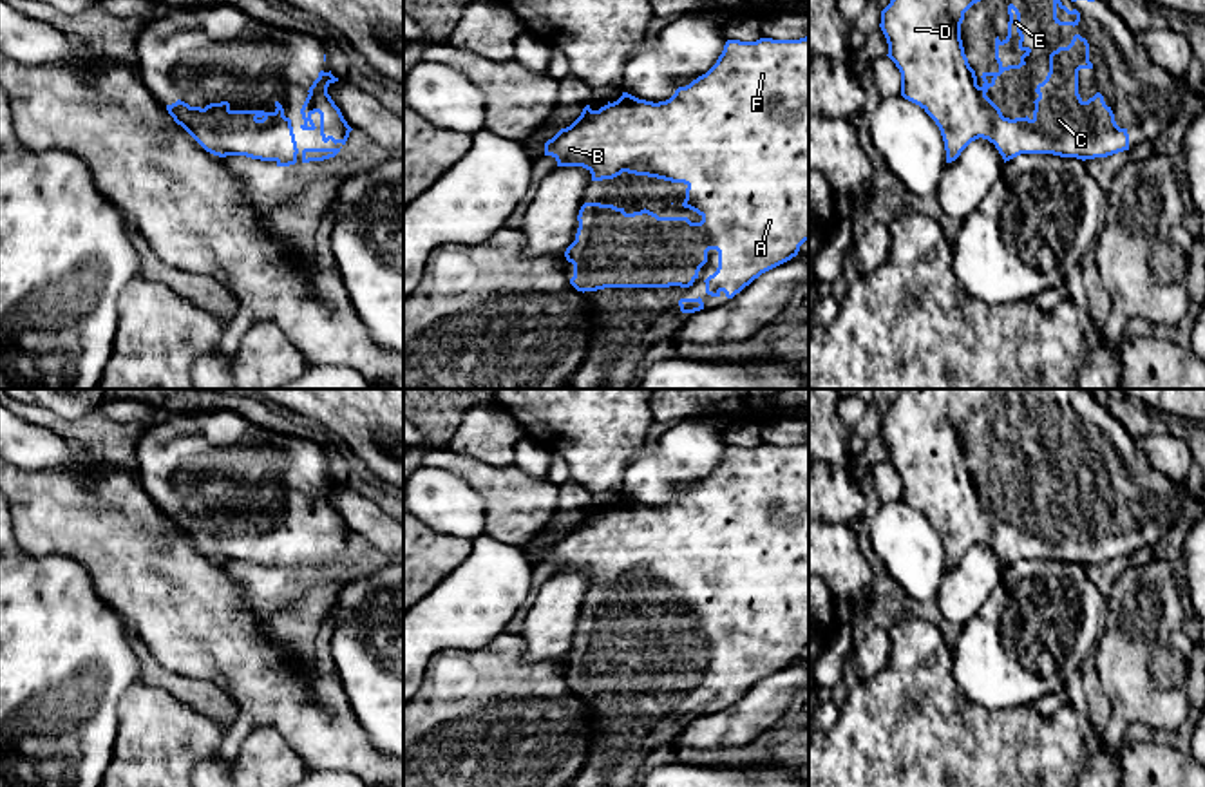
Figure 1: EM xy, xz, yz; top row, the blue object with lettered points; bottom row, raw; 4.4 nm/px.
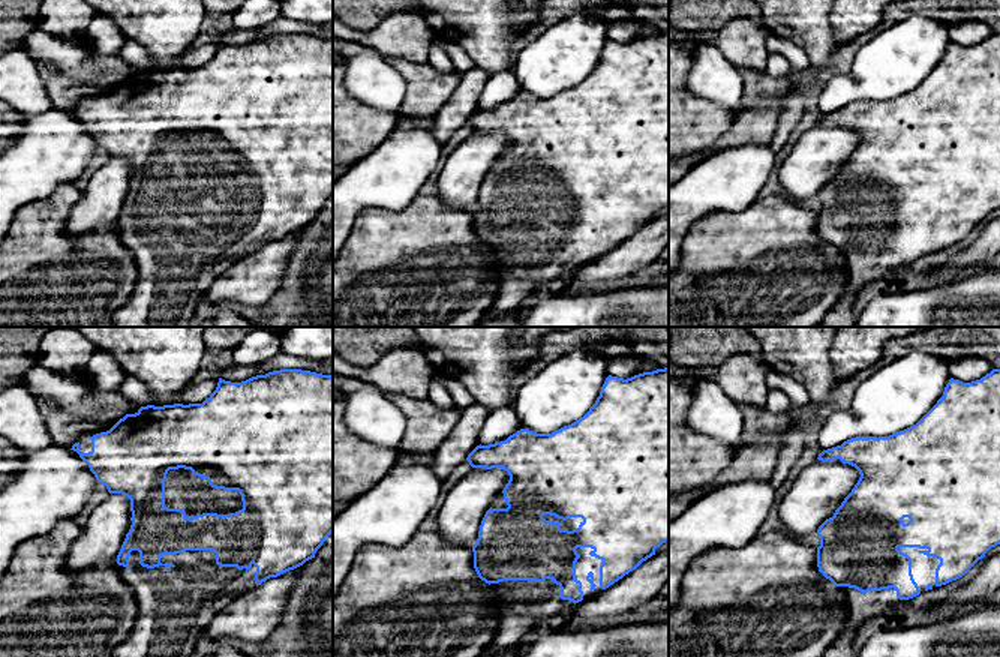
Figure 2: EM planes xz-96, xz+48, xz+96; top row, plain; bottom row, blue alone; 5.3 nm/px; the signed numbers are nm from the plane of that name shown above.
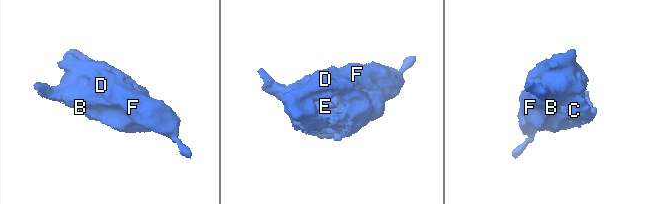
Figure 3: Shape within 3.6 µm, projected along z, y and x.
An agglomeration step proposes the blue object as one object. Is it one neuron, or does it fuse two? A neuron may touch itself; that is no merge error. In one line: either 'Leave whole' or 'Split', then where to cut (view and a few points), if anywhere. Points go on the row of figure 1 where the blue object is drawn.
Leave whole. No split

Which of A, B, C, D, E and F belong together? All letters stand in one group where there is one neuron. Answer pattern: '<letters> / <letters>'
A B C D E F

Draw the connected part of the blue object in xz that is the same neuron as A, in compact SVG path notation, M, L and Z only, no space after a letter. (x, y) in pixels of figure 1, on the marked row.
M809 36L800 40L727 40L716 63L689 85L678 87L675 94L666 101L653 103L622 92L617 101L608 101L599 110L592 110L590 105L586 105L581 116L570 127L561 128L552 139L545 143L545 156L552 156L557 161L557 166L586 168L592 174L592 181L613 179L622 172L628 172L671 183L684 183L688 188L682 206L697 212L702 217L700 223L691 223L688 217L659 217L646 208L640 212L626 213L624 208L617 208L613 204L584 203L577 215L579 228L575 241L565 251L566 261L574 264L574 277L570 279L570 284L577 291L584 293L604 288L689 288L698 279L700 268L707 262L707 251L716 250L718 268L704 280L706 293L711 297L720 297L724 291L727 299L733 299L762 273L796 257L800 246L809 241Z

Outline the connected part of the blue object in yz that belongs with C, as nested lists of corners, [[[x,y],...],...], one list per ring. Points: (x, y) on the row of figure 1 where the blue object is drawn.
[[[890,0],[881,11],[881,31],[888,43],[888,58],[901,72],[901,96],[919,105],[939,127],[946,163],[955,161],[975,139],[982,137],[995,145],[1004,163],[1020,154],[1053,154],[1060,157],[1095,159],[1129,150],[1127,128],[1115,121],[1111,107],[1096,92],[1084,101],[1078,94],[1078,71],[1093,69],[1089,62],[1089,43],[1075,34],[1067,47],[1058,47],[1049,54],[1049,72],[1035,92],[1033,118],[1004,118],[1001,109],[986,96],[995,80],[1010,69],[1026,65],[1024,58],[1031,49],[1024,47],[1020,31],[1020,13],[1008,5],[1008,36],[995,38],[997,72],[982,72],[982,85],[977,85],[975,71],[970,67],[961,40],[964,13],[981,0]]]

